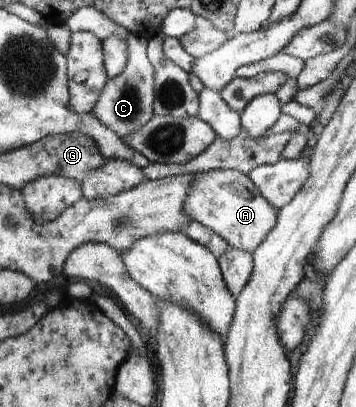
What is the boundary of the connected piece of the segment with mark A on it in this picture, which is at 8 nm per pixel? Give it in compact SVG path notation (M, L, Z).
M215 170L196 173L193 191L189 193L185 211L192 219L205 224L229 242L235 249L252 252L268 237L269 231L276 226L278 212L260 194L256 184L245 172L235 170Z

